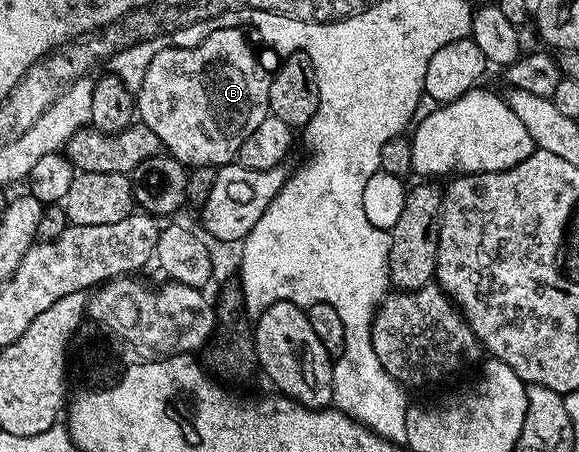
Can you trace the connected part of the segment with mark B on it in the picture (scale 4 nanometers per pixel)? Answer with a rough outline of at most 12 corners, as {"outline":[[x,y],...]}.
{"outline":[[240,28],[164,49],[140,124],[186,167],[220,167],[269,111]]}

